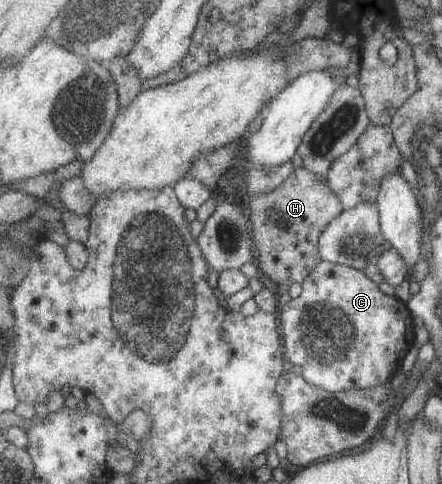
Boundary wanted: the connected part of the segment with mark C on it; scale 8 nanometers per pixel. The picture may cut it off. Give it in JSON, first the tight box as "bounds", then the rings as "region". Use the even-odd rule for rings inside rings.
{"bounds":[279,260,415,393],"region":[[[320,260],[315,265],[315,268],[310,270],[310,273],[305,277],[301,286],[302,291],[299,296],[292,298],[284,305],[279,305],[279,322],[281,323],[281,332],[283,332],[281,338],[283,338],[284,358],[285,360],[289,360],[289,363],[297,364],[297,366],[301,368],[300,375],[305,379],[305,382],[318,389],[334,393],[351,389],[367,390],[371,387],[383,384],[385,381],[391,380],[392,376],[399,371],[403,357],[413,346],[413,340],[415,340],[414,316],[407,310],[405,303],[396,296],[385,295],[379,290],[375,282],[365,276],[363,271],[323,260]]]}

